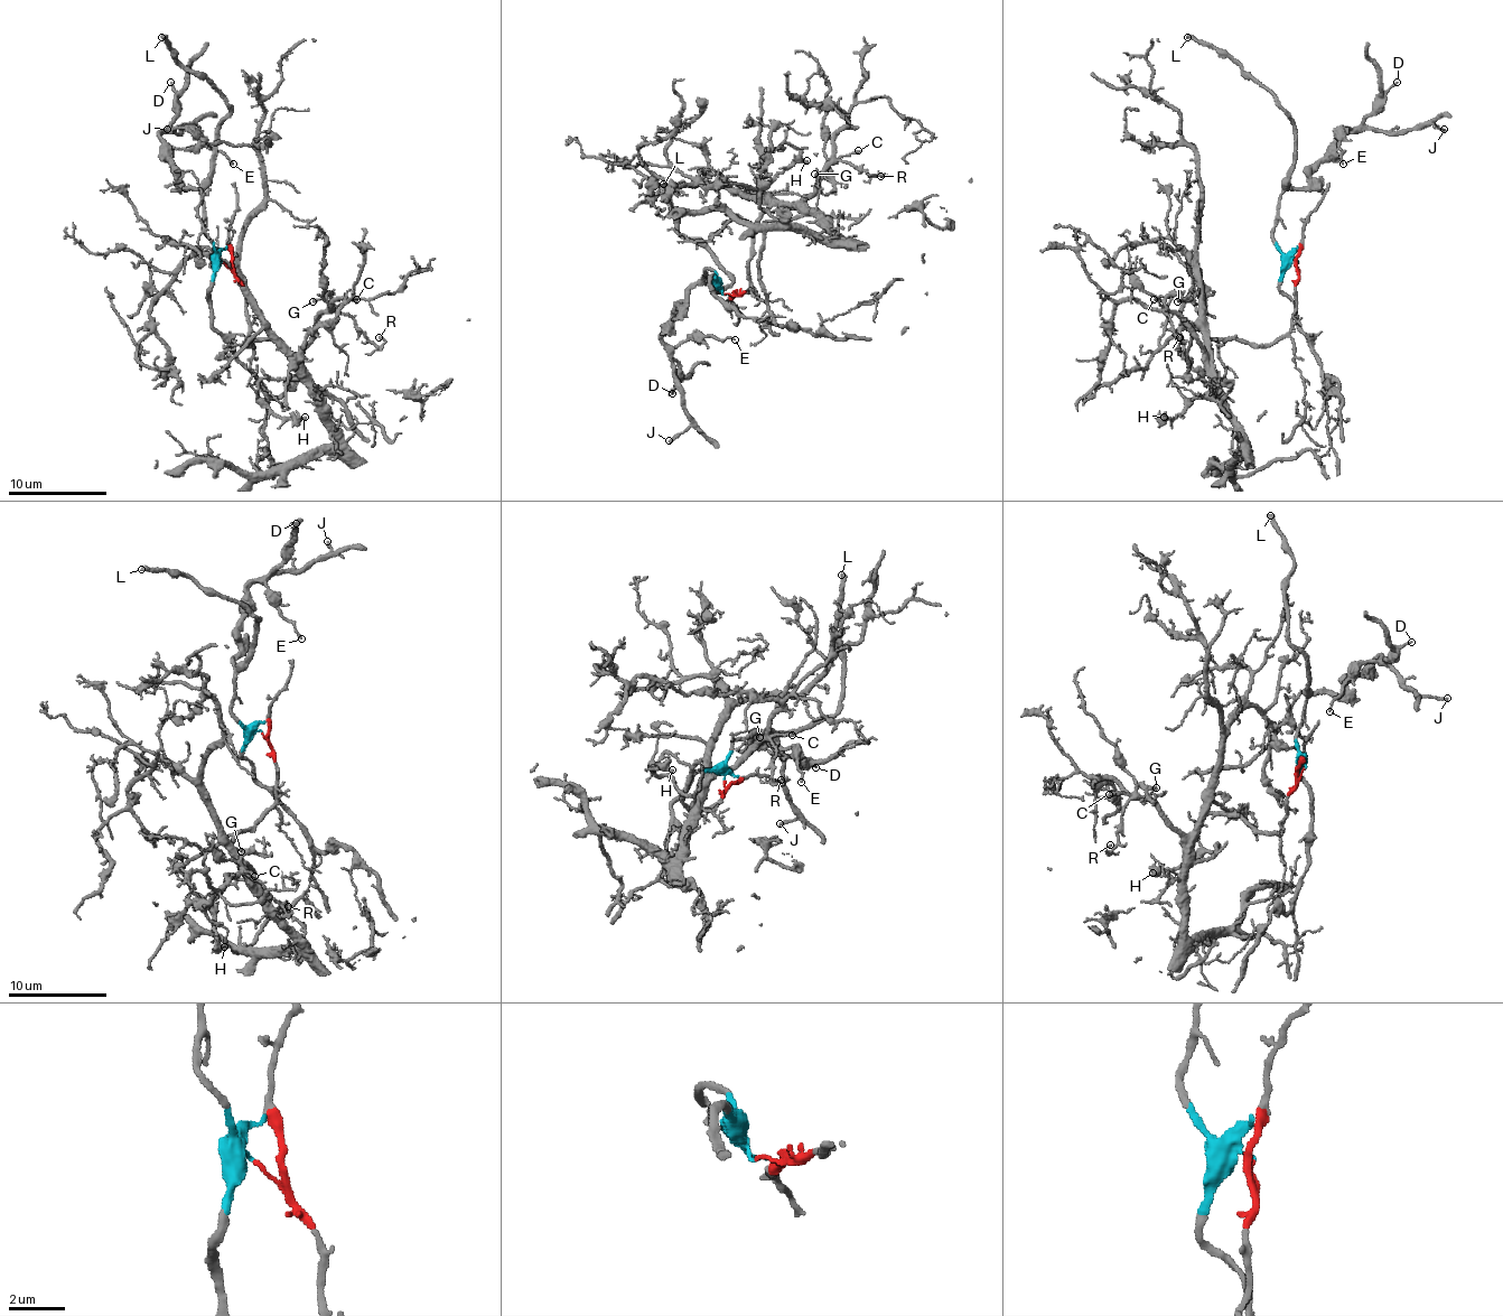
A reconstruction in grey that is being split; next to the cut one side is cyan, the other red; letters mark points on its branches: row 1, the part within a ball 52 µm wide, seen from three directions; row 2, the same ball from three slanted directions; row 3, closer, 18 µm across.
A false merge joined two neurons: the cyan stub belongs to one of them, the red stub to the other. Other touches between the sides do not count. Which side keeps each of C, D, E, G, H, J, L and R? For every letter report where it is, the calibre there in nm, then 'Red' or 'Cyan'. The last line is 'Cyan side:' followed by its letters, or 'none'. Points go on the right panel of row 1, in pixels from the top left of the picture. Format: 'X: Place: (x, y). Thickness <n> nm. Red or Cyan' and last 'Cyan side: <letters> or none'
C: Place: (1154, 299). Thickness 160 nm. Red
D: Place: (1397, 82). Thickness 110 nm. Cyan
E: Place: (1343, 164). Thickness 130 nm. Cyan
G: Place: (1177, 301). Thickness 140 nm. Red
H: Place: (1164, 417). Thickness 280 nm. Red
J: Place: (1444, 129). Thickness 190 nm. Cyan
L: Place: (1187, 37). Thickness 360 nm. Cyan
R: Place: (1179, 337). Thickness 130 nm. Red
Cyan side: D, E, J, L

